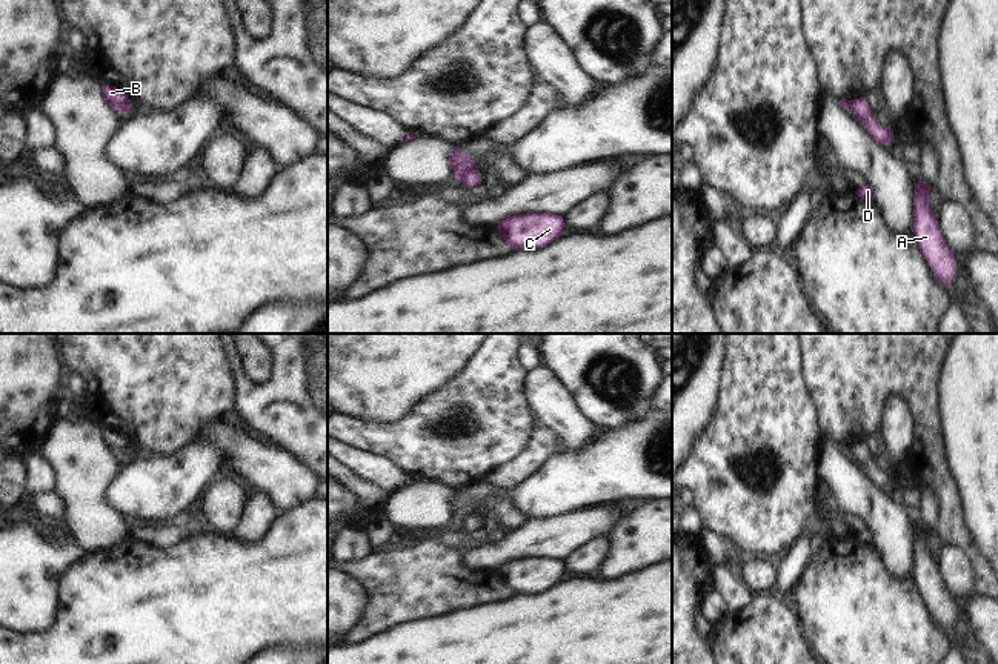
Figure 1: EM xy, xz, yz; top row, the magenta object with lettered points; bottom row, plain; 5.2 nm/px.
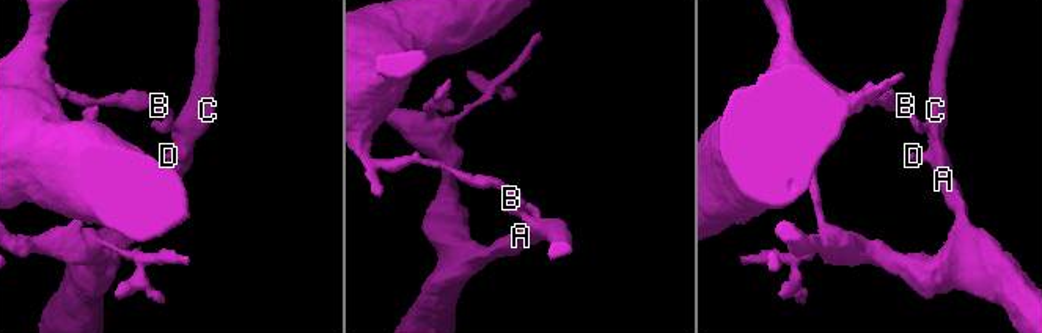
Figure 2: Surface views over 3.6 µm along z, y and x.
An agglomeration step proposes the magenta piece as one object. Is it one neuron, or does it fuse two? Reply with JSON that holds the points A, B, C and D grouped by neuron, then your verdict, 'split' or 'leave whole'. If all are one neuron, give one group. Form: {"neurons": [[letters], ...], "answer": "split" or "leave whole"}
{"neurons": [["A", "C", "D"], ["B"]], "answer": "split"}

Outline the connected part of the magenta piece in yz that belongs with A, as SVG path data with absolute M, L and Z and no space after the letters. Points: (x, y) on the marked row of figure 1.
M926 181L915 183L912 232L933 275L947 287L956 272L955 252L941 235L929 192L930 186Z

